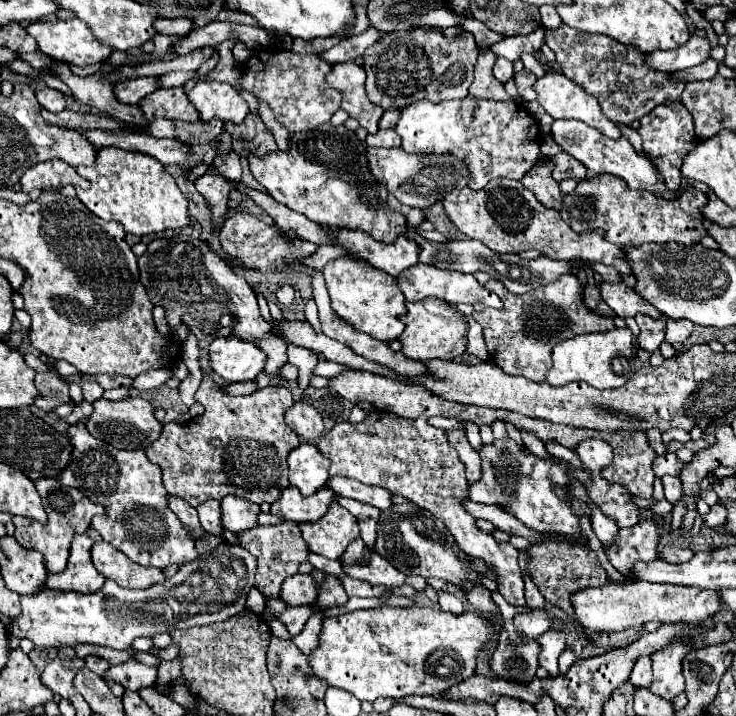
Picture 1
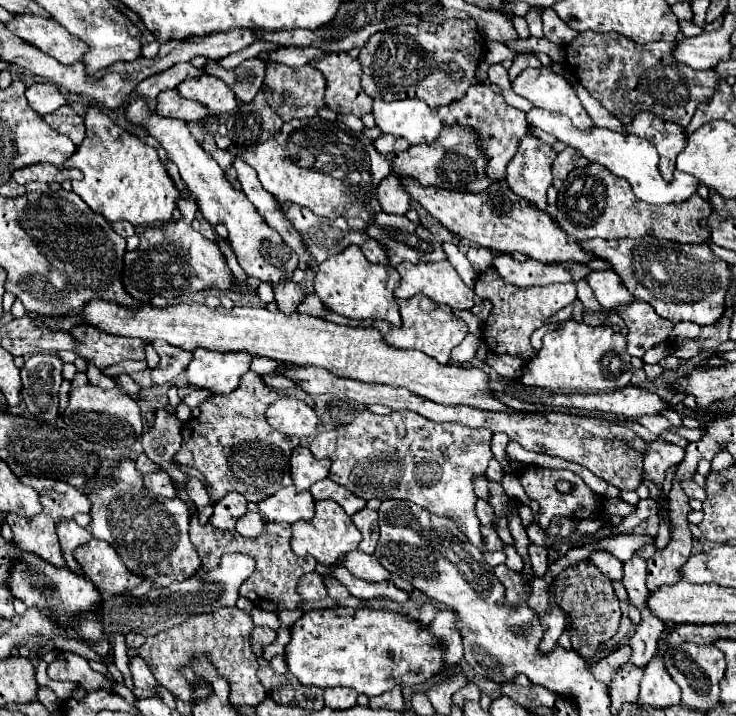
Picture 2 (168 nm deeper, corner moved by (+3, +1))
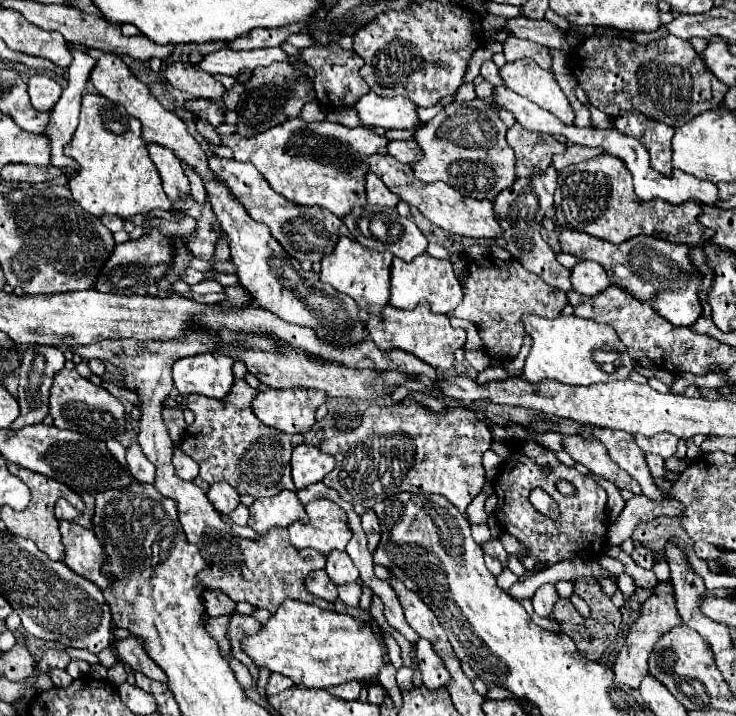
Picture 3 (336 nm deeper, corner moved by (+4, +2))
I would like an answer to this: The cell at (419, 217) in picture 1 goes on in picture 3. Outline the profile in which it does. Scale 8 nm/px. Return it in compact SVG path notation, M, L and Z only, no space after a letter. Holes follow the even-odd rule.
M369 172L367 174L367 200L369 200L369 204L395 208L399 202L399 196L395 196L391 190L387 190L385 184L379 180L379 176Z

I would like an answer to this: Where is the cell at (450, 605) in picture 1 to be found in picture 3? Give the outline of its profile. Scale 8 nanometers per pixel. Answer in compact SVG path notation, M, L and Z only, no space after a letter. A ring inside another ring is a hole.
M423 638L417 640L417 656L419 656L419 670L423 676L423 684L427 688L439 690L451 684L451 674L447 672L443 658L435 652L435 648L431 648L429 640Z

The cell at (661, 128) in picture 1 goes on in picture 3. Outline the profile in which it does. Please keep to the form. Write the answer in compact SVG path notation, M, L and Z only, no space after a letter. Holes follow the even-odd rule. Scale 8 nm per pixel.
M621 112L615 118L615 128L627 136L637 138L649 150L651 166L663 176L671 176L671 138L675 134L675 128L663 122L655 122L641 112Z

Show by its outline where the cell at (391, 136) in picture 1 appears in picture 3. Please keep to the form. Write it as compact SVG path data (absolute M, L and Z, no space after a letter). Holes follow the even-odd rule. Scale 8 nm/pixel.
M413 138L411 140L391 140L387 146L387 152L405 164L413 164L421 156L421 150Z

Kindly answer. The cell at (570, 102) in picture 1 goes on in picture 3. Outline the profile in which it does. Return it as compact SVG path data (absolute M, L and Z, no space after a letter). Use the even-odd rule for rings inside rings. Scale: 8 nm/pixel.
M517 60L513 64L507 62L505 68L501 68L501 78L505 80L505 86L509 90L553 112L561 122L573 124L573 108L559 88L553 72L543 70L533 60Z

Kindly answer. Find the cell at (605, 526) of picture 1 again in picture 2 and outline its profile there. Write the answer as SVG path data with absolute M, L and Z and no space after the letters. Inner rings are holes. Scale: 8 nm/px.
M600 551L600 553L592 553L588 559L592 565L596 565L600 569L600 573L604 573L604 577L608 577L610 581L622 581L622 563L608 551Z

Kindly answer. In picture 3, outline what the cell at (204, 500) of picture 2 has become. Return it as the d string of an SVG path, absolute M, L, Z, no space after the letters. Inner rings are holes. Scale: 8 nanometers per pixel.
M175 448L175 452L173 452L173 466L181 480L195 480L199 474L199 466L195 464L195 460L189 458L187 454L183 454L179 448Z

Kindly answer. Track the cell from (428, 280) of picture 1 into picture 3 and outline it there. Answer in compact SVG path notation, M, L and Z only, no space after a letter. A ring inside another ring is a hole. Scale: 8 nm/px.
M421 254L411 262L393 258L389 304L395 308L409 310L409 308L415 308L419 300L427 300L431 304L431 310L439 314L449 314L459 306L459 302L463 300L463 288L455 278L449 260L439 260L429 254Z

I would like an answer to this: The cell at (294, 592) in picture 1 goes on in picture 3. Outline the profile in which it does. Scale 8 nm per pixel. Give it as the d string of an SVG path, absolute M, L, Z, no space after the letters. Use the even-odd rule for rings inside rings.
M323 570L311 572L307 576L307 590L311 594L315 594L317 598L323 598L323 600L329 600L329 602L337 600L337 586L331 582L327 572L323 572Z

